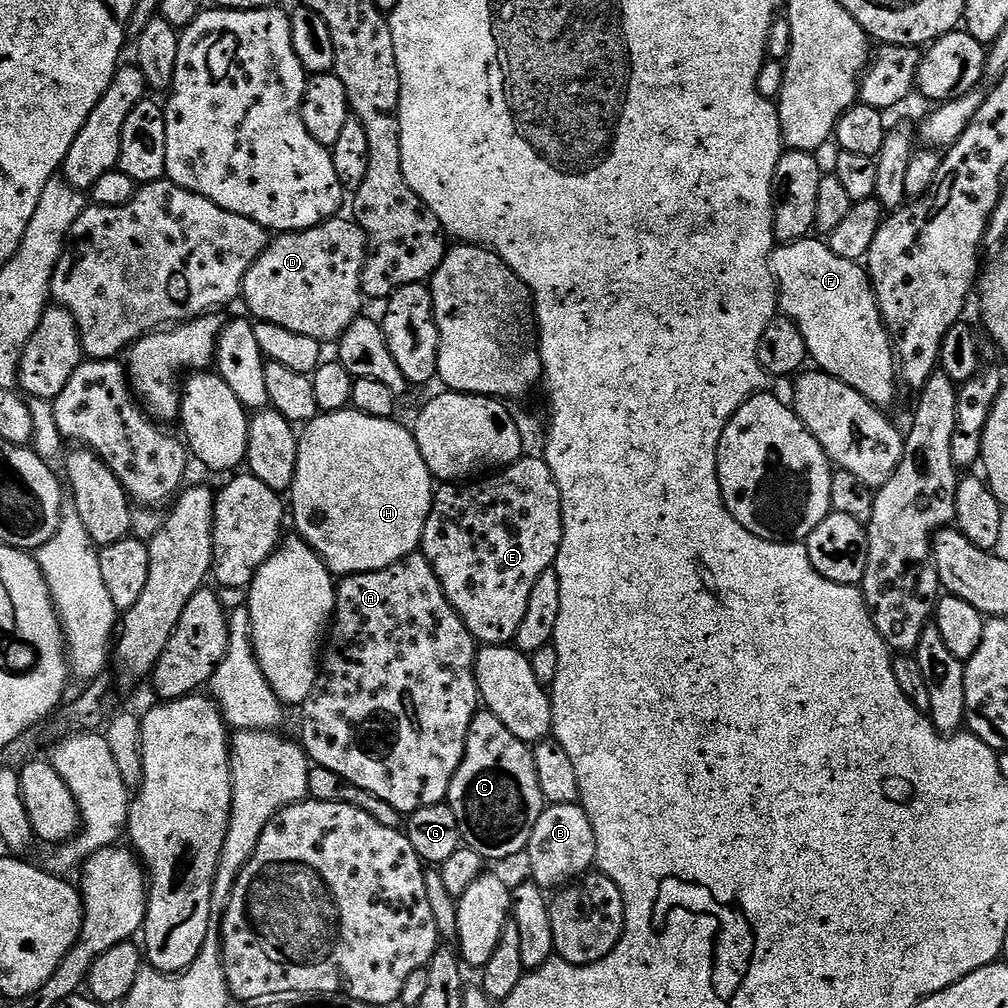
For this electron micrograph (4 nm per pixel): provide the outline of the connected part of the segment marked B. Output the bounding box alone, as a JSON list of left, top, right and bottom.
[526,803,595,890]

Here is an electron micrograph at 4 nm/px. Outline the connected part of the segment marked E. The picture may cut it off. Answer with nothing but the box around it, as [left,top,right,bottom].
[422,454,564,646]

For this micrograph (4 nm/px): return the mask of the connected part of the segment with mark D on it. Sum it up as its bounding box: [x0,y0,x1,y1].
[242,218,368,342]

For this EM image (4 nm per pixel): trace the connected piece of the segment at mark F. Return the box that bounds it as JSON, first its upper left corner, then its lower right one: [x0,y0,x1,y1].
[770,238,898,409]

